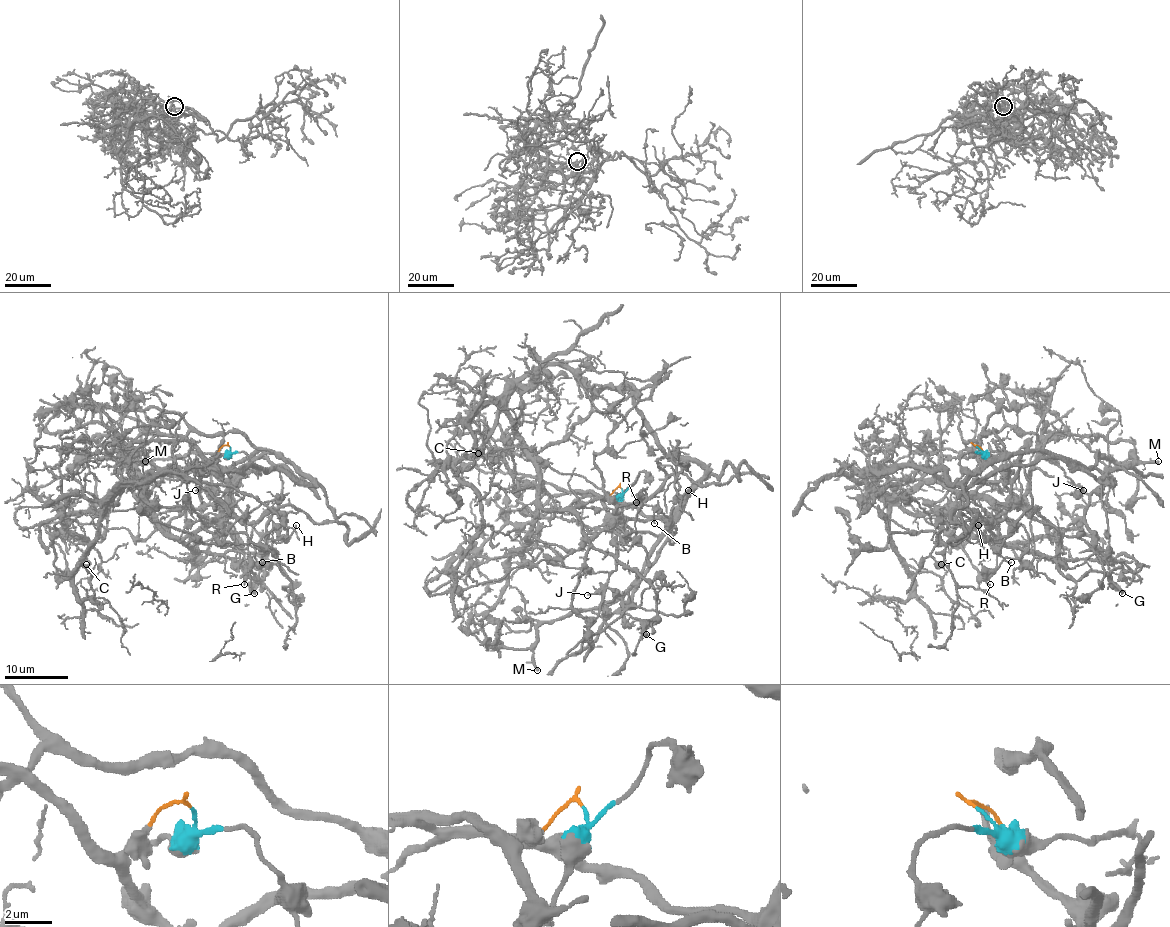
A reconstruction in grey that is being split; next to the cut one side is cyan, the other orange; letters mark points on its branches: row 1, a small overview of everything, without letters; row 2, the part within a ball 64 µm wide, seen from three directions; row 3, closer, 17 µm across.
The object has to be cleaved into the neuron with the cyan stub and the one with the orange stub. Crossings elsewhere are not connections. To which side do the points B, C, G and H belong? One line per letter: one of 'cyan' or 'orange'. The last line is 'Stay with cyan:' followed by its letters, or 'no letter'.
B: orange
C: cyan
G: orange
H: orange
Stay with cyan: C

